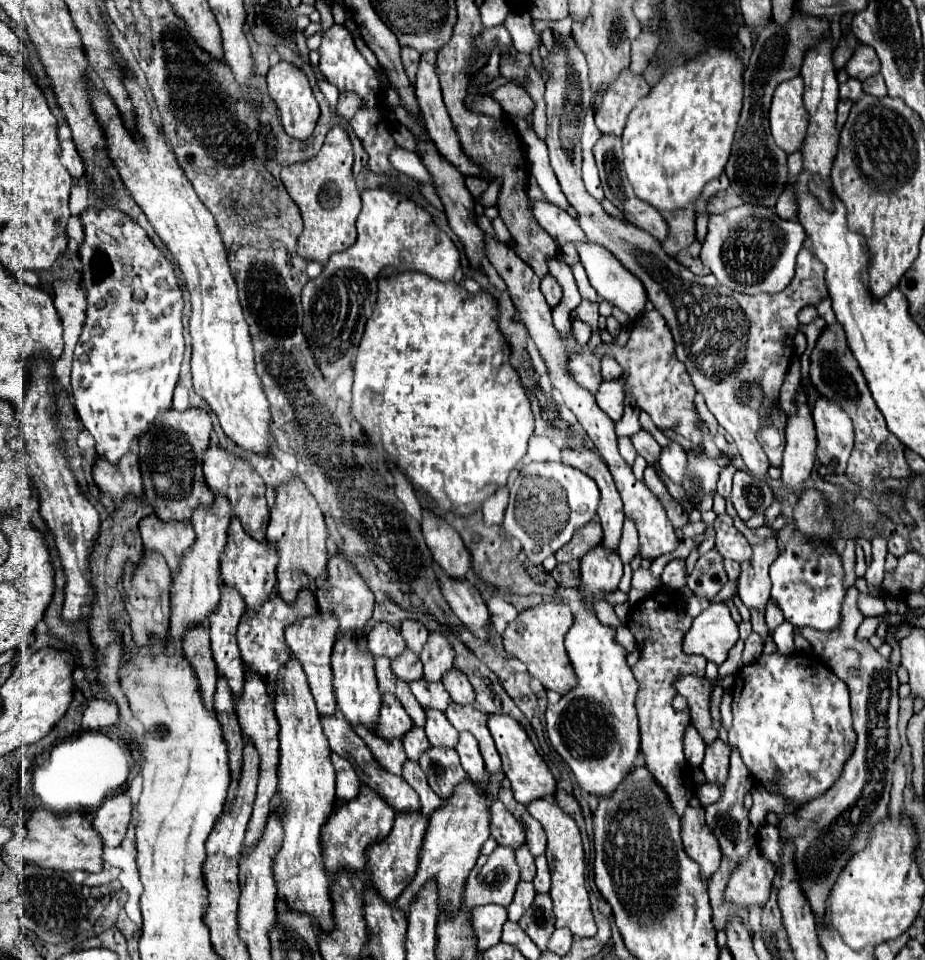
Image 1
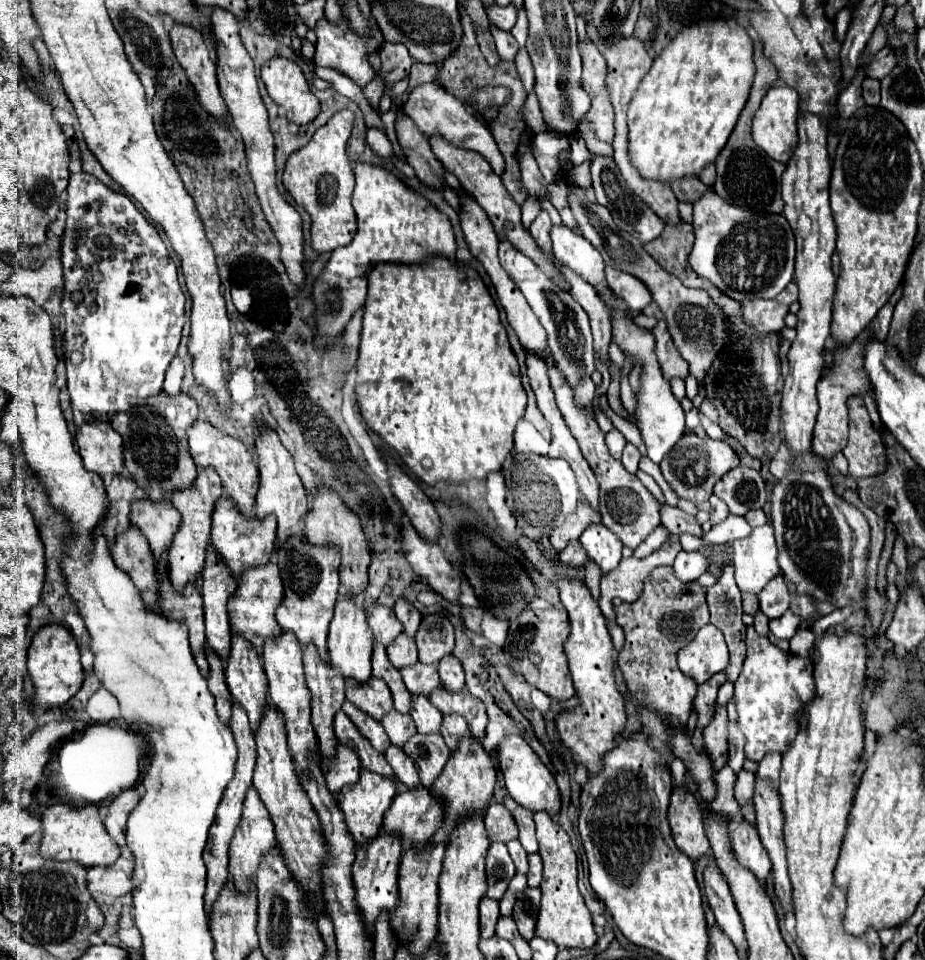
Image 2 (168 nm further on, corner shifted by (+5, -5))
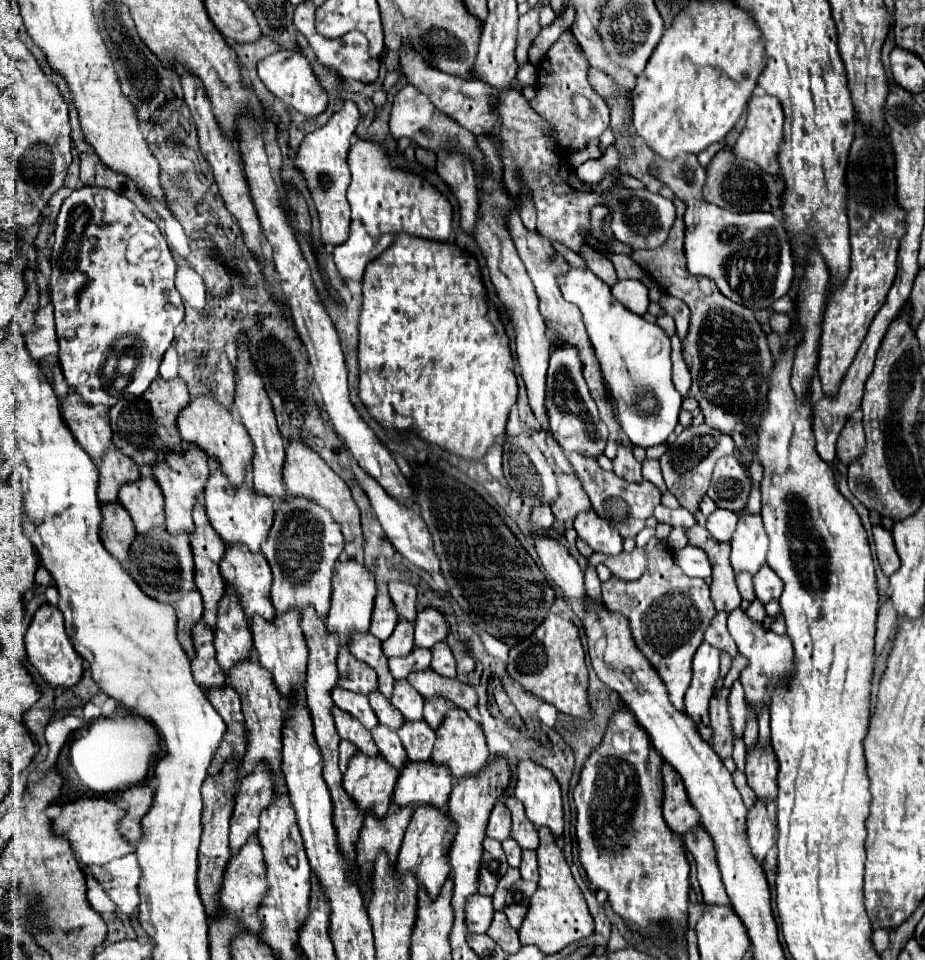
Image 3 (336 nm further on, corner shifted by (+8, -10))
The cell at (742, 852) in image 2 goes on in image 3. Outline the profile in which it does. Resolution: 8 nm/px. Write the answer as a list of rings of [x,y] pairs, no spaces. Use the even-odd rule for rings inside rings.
[[[756,803],[748,811],[748,843],[758,861],[762,861],[768,849],[774,845],[774,819],[768,803]]]

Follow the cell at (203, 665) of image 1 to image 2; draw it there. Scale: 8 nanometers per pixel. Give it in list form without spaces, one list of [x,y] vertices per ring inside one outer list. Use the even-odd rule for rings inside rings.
[[[167,580],[159,584],[159,608],[163,616],[169,620],[183,622],[189,628],[189,642],[193,658],[203,674],[203,678],[209,678],[209,664],[205,658],[205,626],[203,626],[203,598],[199,590],[191,584],[183,592],[177,592],[169,586]]]

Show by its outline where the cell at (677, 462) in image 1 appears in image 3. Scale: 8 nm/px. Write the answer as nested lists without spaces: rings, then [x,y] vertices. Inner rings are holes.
[[[570,267],[566,275],[558,277],[558,285],[560,285],[564,299],[570,303],[576,303],[582,311],[584,327],[588,331],[596,359],[600,361],[602,377],[610,389],[610,395],[616,401],[618,421],[624,433],[630,437],[630,441],[636,447],[654,447],[658,443],[664,443],[678,423],[678,413],[680,413],[680,403],[682,403],[680,393],[672,385],[670,337],[656,323],[648,323],[644,317],[620,307],[620,303],[616,303],[616,299],[612,297],[610,287],[602,279],[598,279],[592,271]]]

